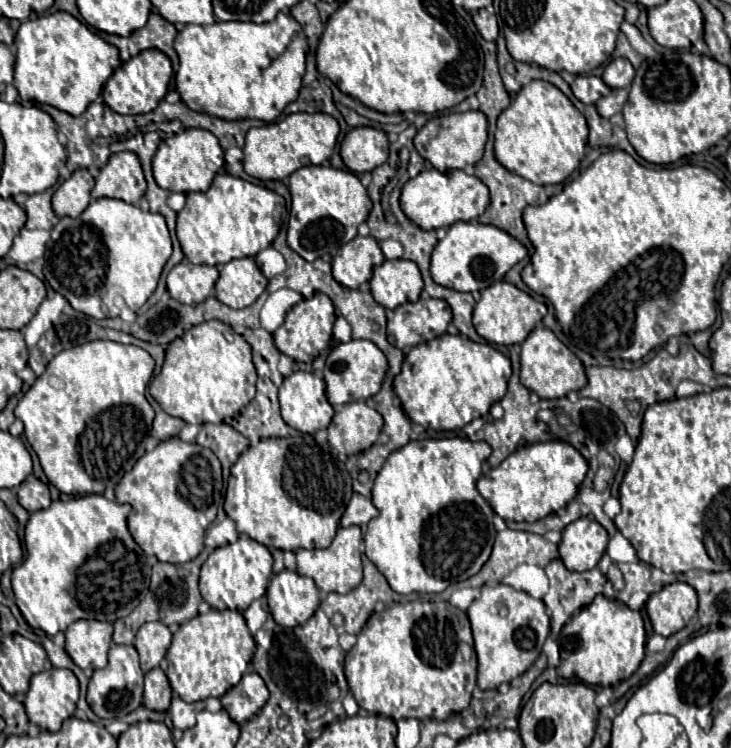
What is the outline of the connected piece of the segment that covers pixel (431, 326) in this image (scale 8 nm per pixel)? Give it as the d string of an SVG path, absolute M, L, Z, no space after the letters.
M420 299L400 305L388 321L388 341L398 347L414 347L446 333L452 321L452 309L442 299Z

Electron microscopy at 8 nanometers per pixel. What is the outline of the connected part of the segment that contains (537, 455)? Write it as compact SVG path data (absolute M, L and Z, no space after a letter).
M538 441L516 449L496 469L490 469L476 483L480 495L504 521L534 523L564 509L576 495L588 473L588 459L566 441Z

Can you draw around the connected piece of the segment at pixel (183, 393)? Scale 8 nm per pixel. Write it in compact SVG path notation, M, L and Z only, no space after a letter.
M206 321L206 323L199 324L198 327L192 327L181 338L174 339L174 341L168 345L164 367L162 367L162 371L160 371L160 373L152 379L152 383L150 383L150 395L160 403L160 407L162 407L168 415L180 417L180 419L184 419L186 423L200 423L200 425L202 425L202 423L222 423L226 417L232 417L232 415L238 413L242 407L246 407L246 405L254 399L254 395L256 395L256 387L254 387L254 385L256 385L256 369L254 369L254 363L252 363L252 347L246 343L246 339L244 339L242 335L234 333L230 325L226 325L226 323L222 323L222 321Z

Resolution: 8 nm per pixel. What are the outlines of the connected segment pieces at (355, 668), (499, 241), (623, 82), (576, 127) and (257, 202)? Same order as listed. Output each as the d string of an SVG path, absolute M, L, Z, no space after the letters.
M448 601L398 603L382 613L372 613L358 635L358 643L346 653L344 675L360 709L392 719L438 719L446 721L466 709L476 687L476 651L468 615Z
M458 221L448 227L446 237L434 247L430 259L430 273L432 279L442 287L462 293L474 293L484 291L492 283L504 279L504 275L526 255L528 249L510 233L478 221Z
M612 59L606 69L604 69L604 75L602 75L604 83L612 89L628 89L630 83L634 81L634 67L628 59Z
M532 81L522 87L510 107L498 117L496 159L512 173L536 183L554 185L568 179L584 159L588 125L572 101L548 81Z
M218 173L208 191L186 195L186 207L178 213L176 235L186 259L196 265L224 265L238 257L256 257L256 253L272 245L280 231L276 209L282 205L284 199L278 193L240 177Z

